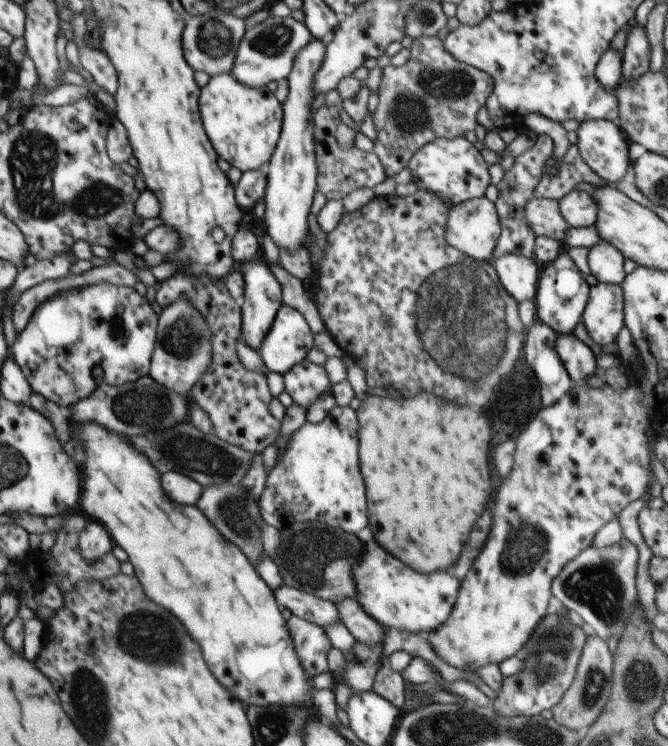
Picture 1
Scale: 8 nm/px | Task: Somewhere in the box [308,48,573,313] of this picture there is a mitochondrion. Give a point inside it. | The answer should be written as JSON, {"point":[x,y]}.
{"point":[411,111]}

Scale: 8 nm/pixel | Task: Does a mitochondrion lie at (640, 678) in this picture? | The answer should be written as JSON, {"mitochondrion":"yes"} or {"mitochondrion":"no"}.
{"mitochondrion":"yes"}

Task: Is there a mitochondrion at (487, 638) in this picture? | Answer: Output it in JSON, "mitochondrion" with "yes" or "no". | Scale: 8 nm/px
{"mitochondrion":"no"}

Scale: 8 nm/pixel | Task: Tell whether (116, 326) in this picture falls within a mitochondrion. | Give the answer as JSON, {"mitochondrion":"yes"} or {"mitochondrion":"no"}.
{"mitochondrion":"no"}

